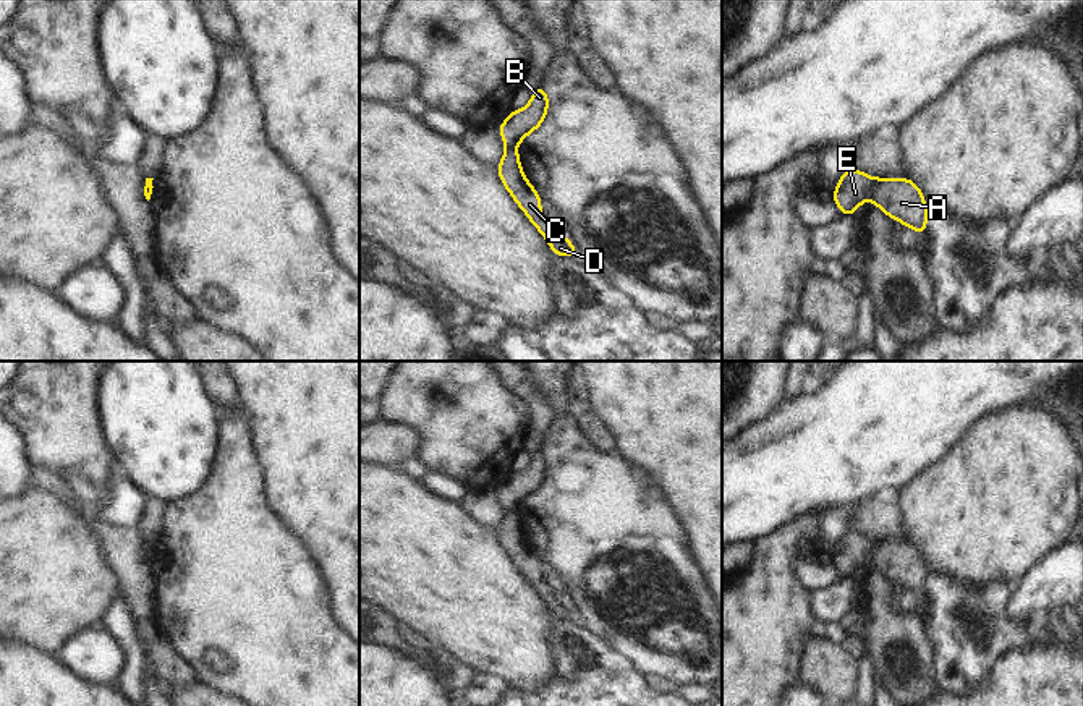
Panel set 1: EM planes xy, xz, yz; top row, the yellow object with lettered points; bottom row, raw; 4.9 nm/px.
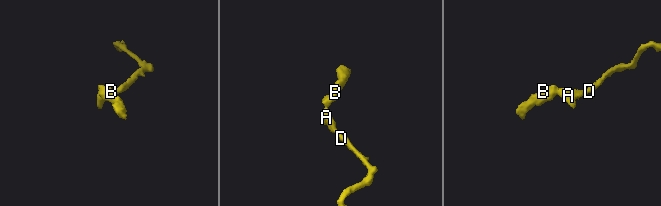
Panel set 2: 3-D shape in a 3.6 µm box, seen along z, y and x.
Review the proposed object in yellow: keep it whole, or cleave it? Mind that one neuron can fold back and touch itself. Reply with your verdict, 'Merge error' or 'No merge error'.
Merge error.

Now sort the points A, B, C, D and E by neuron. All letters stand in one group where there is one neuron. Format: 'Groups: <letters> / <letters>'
Groups: A C D / B E.

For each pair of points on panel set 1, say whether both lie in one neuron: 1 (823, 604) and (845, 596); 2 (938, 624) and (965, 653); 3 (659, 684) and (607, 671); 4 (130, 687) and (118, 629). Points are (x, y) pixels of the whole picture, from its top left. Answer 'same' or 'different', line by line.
1: same
2: same
3: different
4: same

